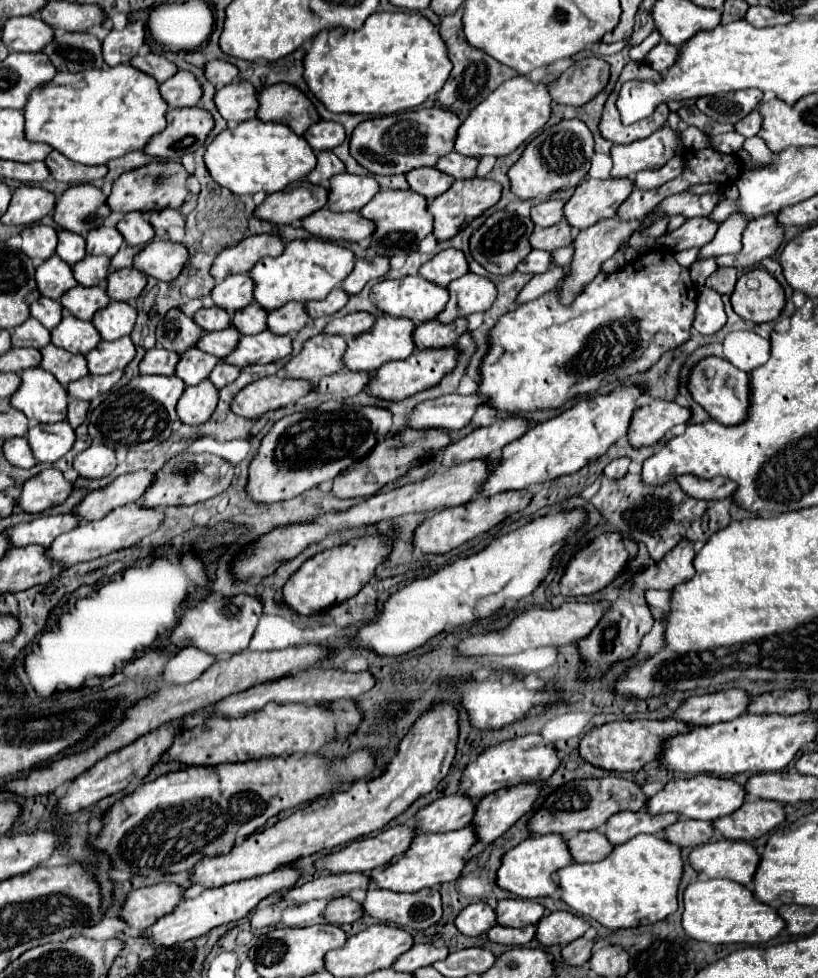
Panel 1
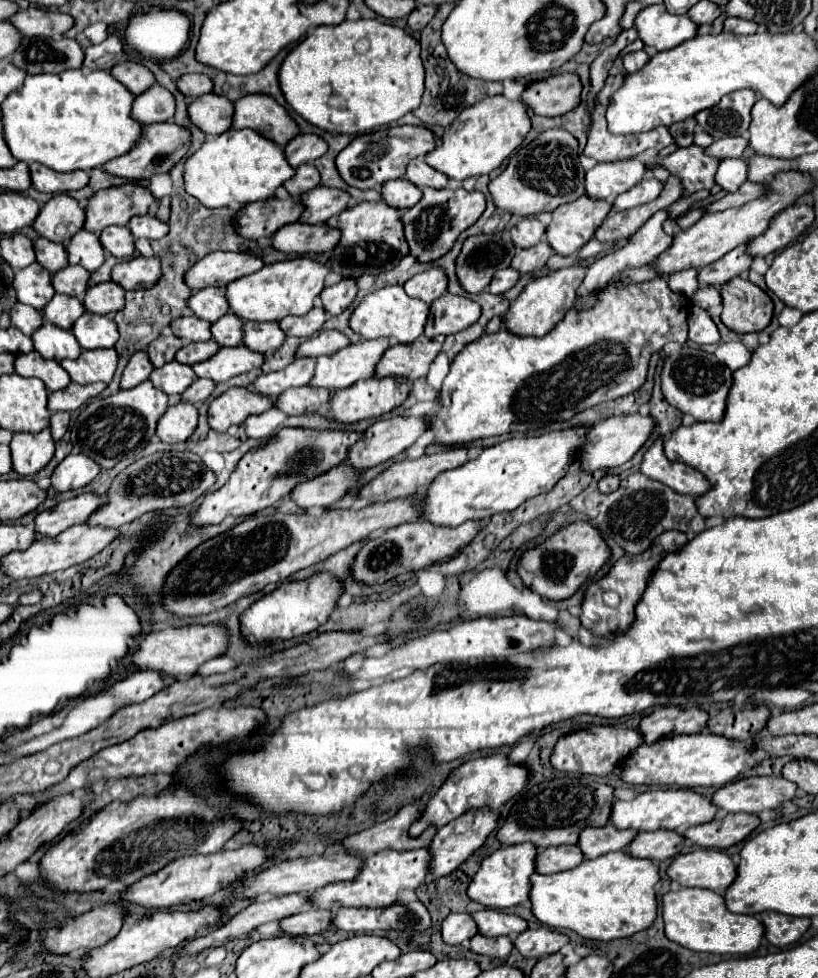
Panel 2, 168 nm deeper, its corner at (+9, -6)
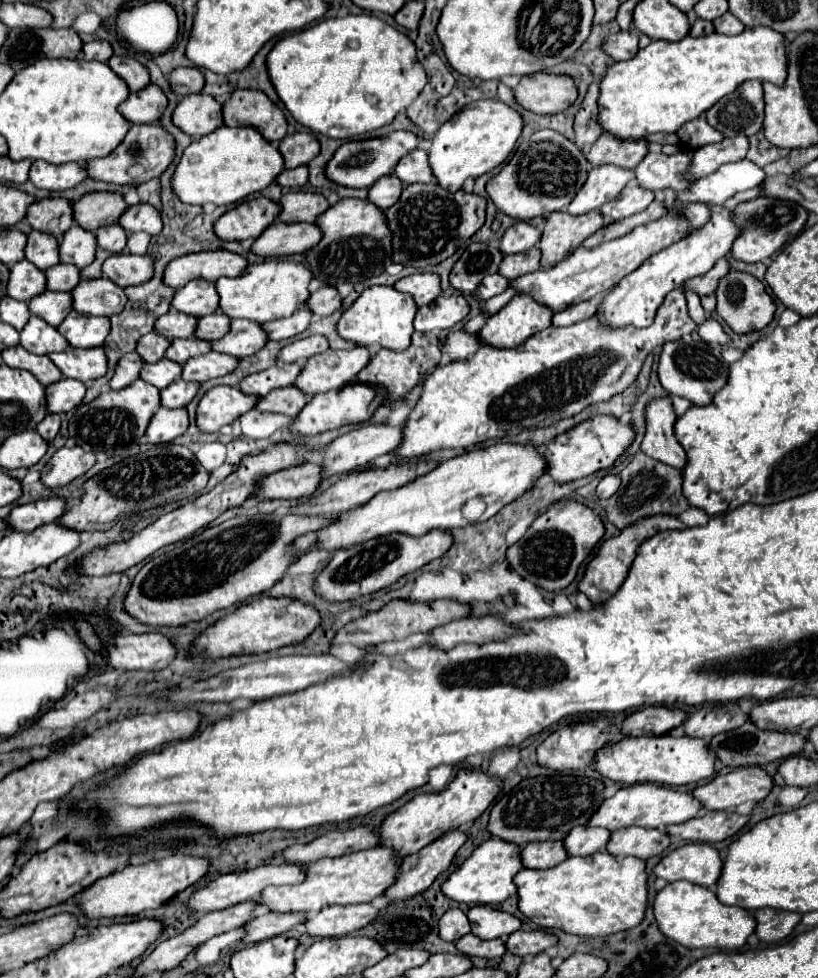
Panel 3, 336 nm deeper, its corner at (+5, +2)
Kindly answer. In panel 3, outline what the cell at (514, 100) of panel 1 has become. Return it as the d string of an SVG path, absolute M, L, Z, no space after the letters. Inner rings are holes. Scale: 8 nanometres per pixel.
M497 98L469 104L437 130L437 136L429 148L429 164L437 182L445 190L457 192L469 176L477 178L495 170L513 150L517 138L521 136L521 128L521 114Z

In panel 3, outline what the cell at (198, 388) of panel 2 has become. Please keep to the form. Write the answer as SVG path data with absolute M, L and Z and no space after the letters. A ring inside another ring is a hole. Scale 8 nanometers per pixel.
M181 378L161 390L161 406L165 408L185 408L197 394L199 382L183 382Z

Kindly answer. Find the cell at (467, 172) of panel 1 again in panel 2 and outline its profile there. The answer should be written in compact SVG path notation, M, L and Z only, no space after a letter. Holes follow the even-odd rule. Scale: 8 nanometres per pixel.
M415 158L407 164L407 172L405 178L411 180L411 184L415 186L429 186L429 188L445 188L449 184L447 176L443 176L441 172L435 172L431 168L427 168L423 158Z

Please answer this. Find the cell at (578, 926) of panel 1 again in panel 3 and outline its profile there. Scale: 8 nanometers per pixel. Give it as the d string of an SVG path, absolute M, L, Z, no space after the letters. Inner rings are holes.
M517 930L507 938L507 950L517 956L537 956L557 944L557 936L547 930Z

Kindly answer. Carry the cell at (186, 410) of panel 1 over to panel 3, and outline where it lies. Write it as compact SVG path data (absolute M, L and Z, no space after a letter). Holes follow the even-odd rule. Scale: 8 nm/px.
M159 408L151 418L151 424L145 434L149 442L159 444L179 438L187 428L189 428L189 414L185 408L175 408L175 410Z

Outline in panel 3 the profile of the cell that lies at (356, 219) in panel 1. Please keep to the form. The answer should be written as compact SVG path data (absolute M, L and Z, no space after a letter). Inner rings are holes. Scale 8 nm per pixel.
M281 220L273 222L251 246L251 250L259 256L291 256L311 250L321 240L321 230L317 224L291 226Z

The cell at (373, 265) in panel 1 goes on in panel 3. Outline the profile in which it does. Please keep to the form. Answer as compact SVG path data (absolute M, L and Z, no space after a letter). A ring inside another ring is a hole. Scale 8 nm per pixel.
M321 286L309 296L307 306L313 310L315 316L331 316L333 312L343 308L343 298L339 296L335 286Z

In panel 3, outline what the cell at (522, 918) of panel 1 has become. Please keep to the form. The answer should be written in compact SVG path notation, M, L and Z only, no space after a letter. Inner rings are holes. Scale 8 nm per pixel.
M483 904L473 906L467 912L467 918L471 922L471 932L483 940L507 938L509 934L513 934L521 928L521 920L515 918L513 914L495 910L495 908L483 906Z

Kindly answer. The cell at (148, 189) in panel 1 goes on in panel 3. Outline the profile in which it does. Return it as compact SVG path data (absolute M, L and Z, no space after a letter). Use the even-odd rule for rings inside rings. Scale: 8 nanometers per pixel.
M91 192L73 204L73 212L81 228L97 232L101 226L117 224L127 206L121 192Z

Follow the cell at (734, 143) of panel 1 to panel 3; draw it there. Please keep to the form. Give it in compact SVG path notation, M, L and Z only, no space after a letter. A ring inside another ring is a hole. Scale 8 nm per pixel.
M679 150L671 156L663 152L649 152L635 168L639 186L647 190L673 188L677 192L685 192L687 188L691 188L691 180L685 178L687 168L691 164L691 156L693 152L689 150Z

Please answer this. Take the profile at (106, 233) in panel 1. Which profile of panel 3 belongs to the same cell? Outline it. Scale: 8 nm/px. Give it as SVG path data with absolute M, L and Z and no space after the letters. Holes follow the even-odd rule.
M73 224L67 230L67 234L63 236L63 242L59 246L61 262L69 262L79 268L89 266L95 260L95 252L97 252L95 234L79 228L77 224Z

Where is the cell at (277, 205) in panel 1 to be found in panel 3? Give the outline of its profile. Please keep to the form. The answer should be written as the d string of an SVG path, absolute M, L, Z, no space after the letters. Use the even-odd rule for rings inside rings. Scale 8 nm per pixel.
M257 196L241 202L233 210L225 212L215 222L215 234L223 240L247 240L259 238L271 222L279 216L279 202L265 196Z

